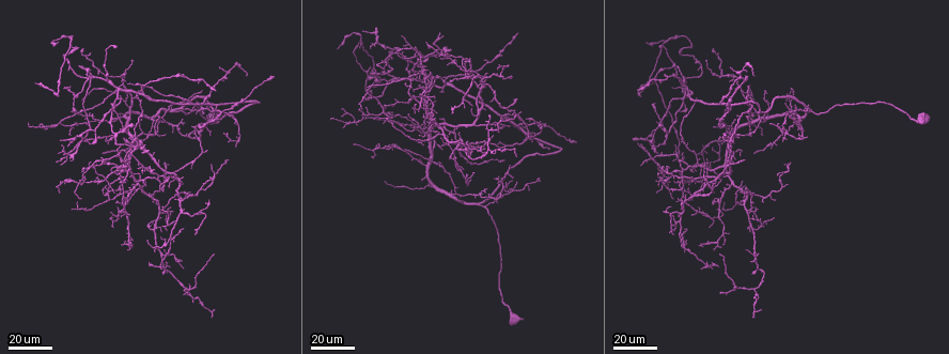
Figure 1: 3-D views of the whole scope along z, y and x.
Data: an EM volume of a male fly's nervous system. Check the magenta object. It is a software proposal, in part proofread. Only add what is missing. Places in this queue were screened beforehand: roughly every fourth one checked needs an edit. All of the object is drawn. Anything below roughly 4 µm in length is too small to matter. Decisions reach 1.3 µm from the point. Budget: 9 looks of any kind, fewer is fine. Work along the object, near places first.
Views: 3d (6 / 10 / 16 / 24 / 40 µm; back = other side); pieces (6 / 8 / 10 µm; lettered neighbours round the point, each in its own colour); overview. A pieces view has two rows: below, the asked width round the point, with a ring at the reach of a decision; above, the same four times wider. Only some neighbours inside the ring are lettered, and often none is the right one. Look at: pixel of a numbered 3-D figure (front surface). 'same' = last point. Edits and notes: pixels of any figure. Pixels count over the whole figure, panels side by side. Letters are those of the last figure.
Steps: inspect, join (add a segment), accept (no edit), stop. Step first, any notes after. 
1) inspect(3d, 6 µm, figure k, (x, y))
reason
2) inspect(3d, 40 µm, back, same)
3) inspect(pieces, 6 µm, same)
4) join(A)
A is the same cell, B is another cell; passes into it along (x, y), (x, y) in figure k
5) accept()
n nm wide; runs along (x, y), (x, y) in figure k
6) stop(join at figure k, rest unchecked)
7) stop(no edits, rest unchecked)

inspect(3d, 24 µm, figure 1, (681, 142))
an open end

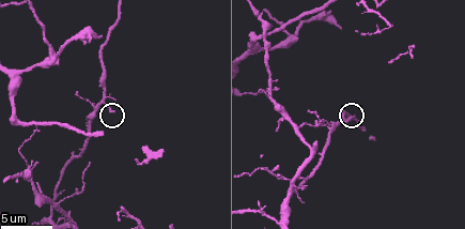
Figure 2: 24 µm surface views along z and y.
inspect(3d, 10 µm, figure 2, (352, 119))

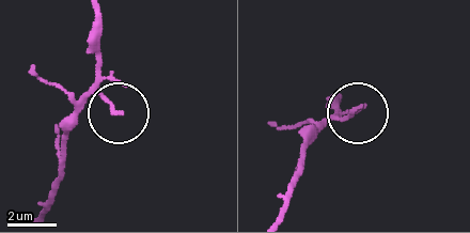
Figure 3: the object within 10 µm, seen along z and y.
inspect(pieces, 6 µm, figure 3, (354, 111))

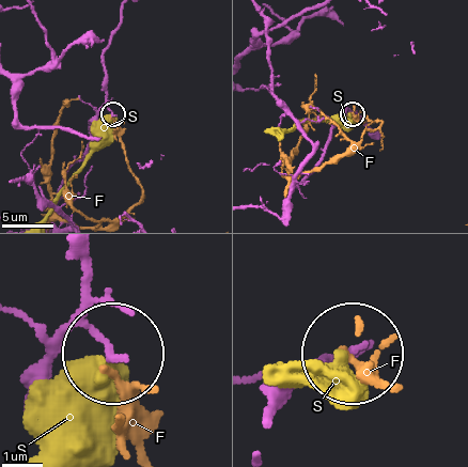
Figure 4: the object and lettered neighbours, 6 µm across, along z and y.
accept()
F and S are other cells; no lettered segment goes on from it

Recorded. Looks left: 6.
inspect(3d, 40 µm, figure 1, (353, 144))
branch stops here

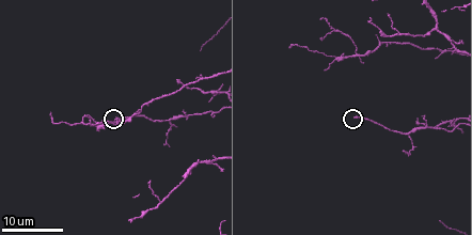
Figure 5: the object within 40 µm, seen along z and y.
inspect(pieces, 8 µm, figure 5, (117, 117))
see the neighbours

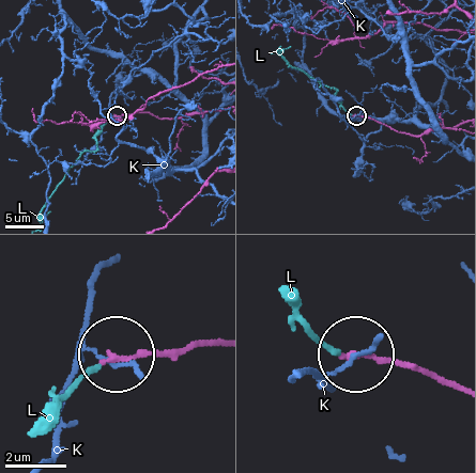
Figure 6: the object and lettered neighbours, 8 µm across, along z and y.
join(L)
180 nm wide; L is the same cell, K is another cell; passes into it along (371, 120), (352, 115), (334, 89), (292, 66), (280, 51) in figure 6; it goes on there

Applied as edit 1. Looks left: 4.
inspect(overview)

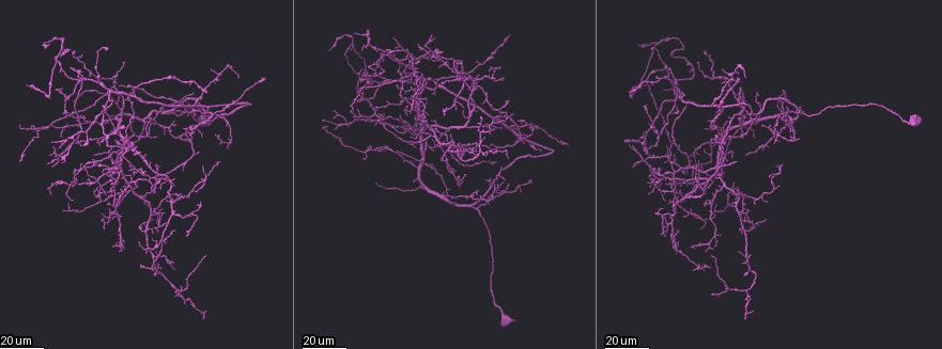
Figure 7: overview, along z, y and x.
inspect(3d, 40 µm, figure 7, (49, 195))
an open end

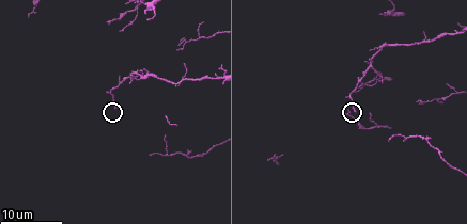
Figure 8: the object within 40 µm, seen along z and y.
inspect(pieces, 8 µm, figure 8, (355, 113))

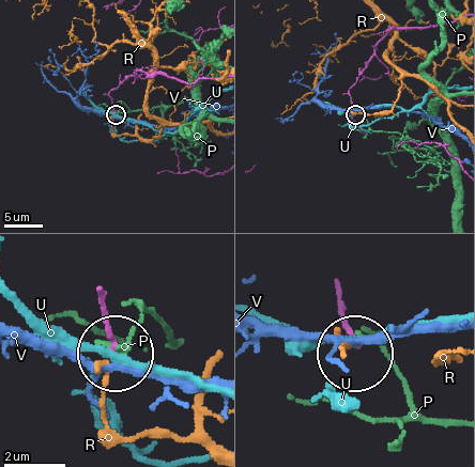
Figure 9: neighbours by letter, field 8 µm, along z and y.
accept()
170 nm wide; P, R, U and V are other cells; runs along (97, 290), (118, 348) in figure 9; none of them fits

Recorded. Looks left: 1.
stop(join at figure 6, rest unchecked)

